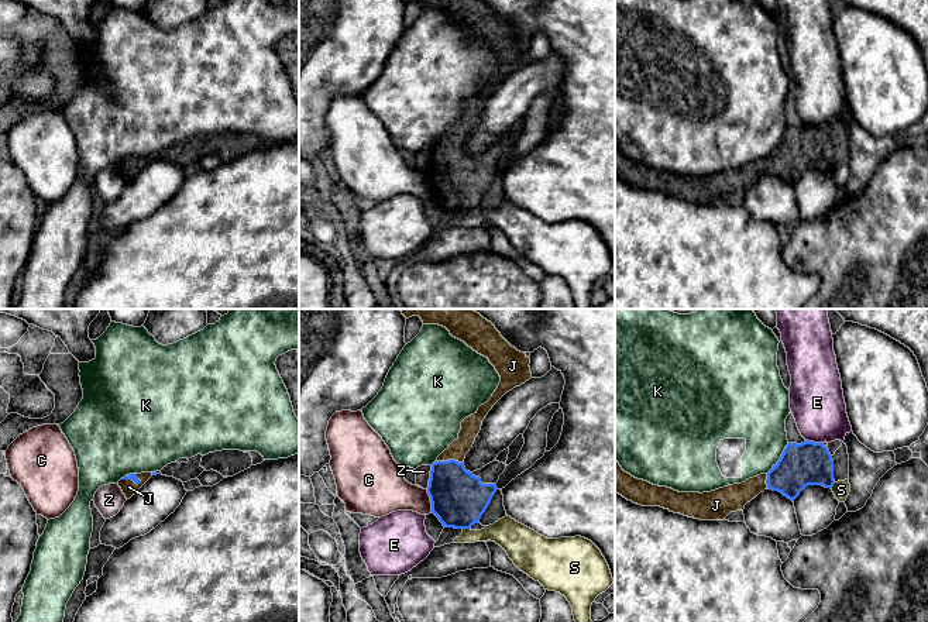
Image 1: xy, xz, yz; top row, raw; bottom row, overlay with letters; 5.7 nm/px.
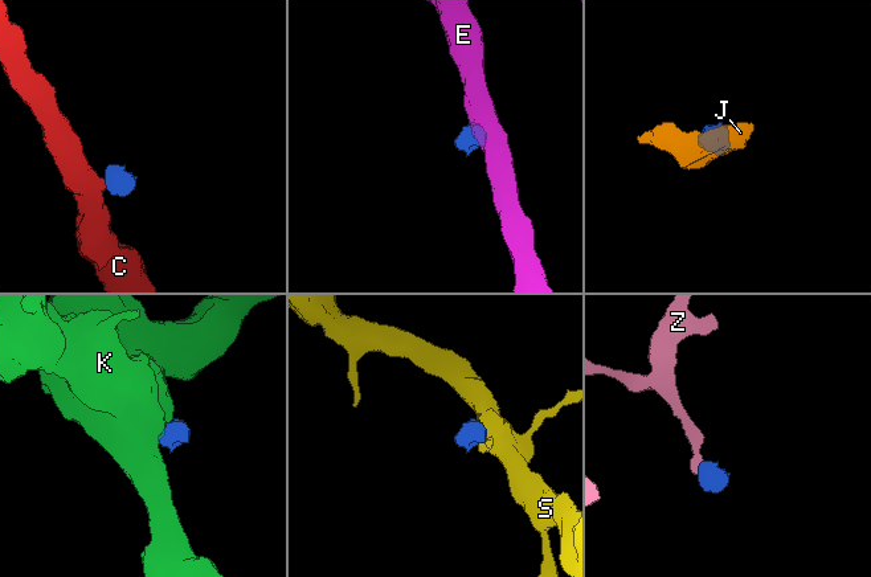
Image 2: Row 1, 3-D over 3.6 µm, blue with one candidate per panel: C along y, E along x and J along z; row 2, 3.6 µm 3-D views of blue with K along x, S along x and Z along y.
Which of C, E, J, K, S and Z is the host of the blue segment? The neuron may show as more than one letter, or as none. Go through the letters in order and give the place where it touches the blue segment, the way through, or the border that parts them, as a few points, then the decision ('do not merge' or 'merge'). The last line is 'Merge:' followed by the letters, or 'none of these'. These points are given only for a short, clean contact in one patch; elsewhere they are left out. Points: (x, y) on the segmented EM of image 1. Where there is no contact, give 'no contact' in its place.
C: meets blue in xz at (430, 501); border along xz (426, 490), (432, 512); do not merge
E: meets blue in yz at (815, 443); border along yz (807, 439), (822, 444); do not merge
J: meets blue in xz at (449, 460); runs through xz (459, 498), (450, 485), (449, 460), (466, 440), (470, 426); merge
K: meets blue in yz at (780, 459); border along yz (789, 443), (780, 459), (766, 473); do not merge
S: meets blue in xz at (466, 528); border along xz (463, 528), (468, 529); do not merge
Z: meets blue in xz at (430, 477); border along xz (432, 466), (426, 488); do not merge
Merge: J

